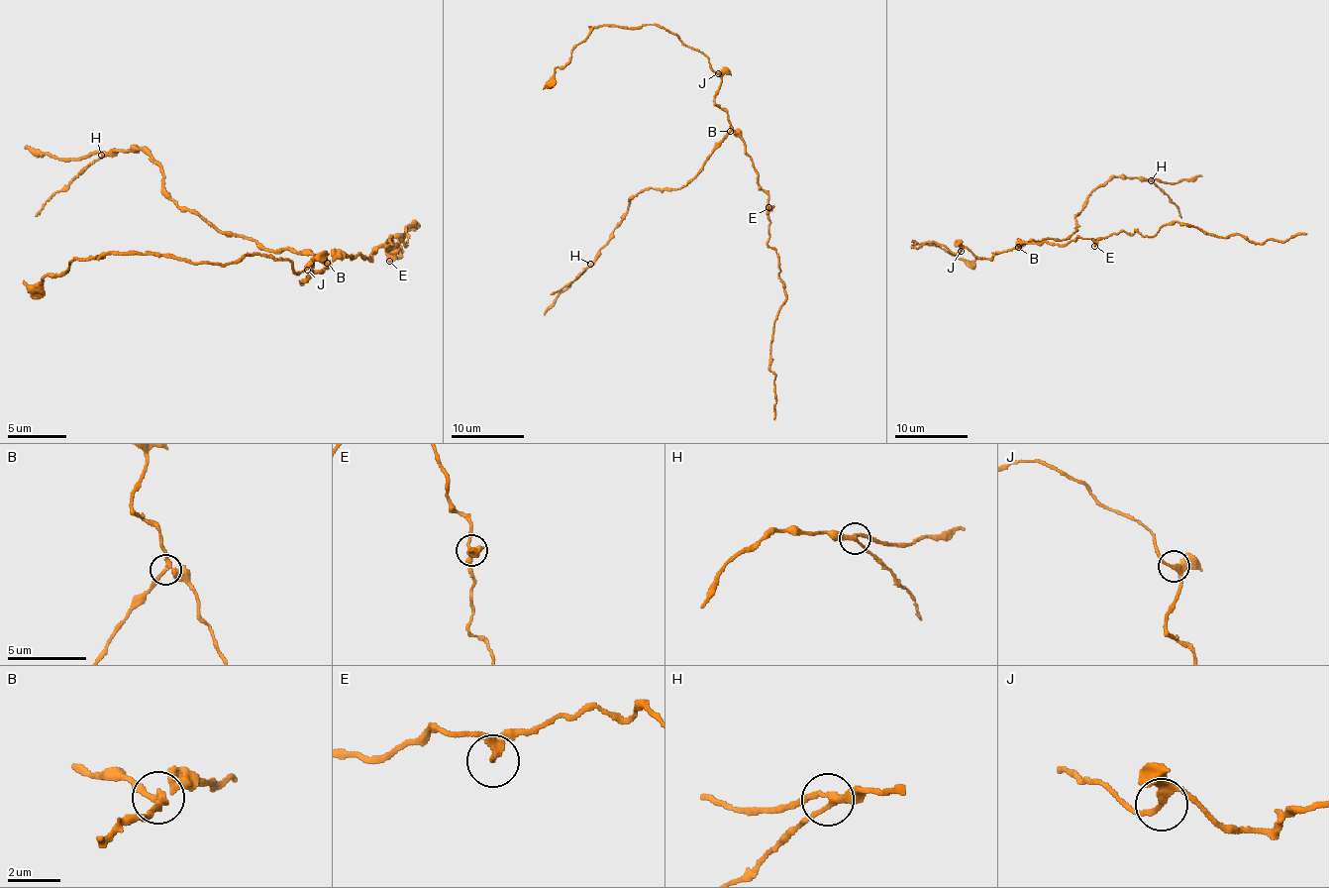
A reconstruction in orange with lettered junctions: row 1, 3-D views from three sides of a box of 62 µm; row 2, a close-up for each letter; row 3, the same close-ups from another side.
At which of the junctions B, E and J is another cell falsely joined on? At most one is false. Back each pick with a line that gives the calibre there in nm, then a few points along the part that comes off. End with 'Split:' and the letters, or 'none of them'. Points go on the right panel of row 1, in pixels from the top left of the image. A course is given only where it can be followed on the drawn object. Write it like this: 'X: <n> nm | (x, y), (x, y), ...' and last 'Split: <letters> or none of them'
B: 200 nm | (1018, 248), (1048, 238), (1068, 238), (1076, 229), (1074, 216), (1087, 196), (1114, 176), (1180, 182), (1202, 174)
Split: B

